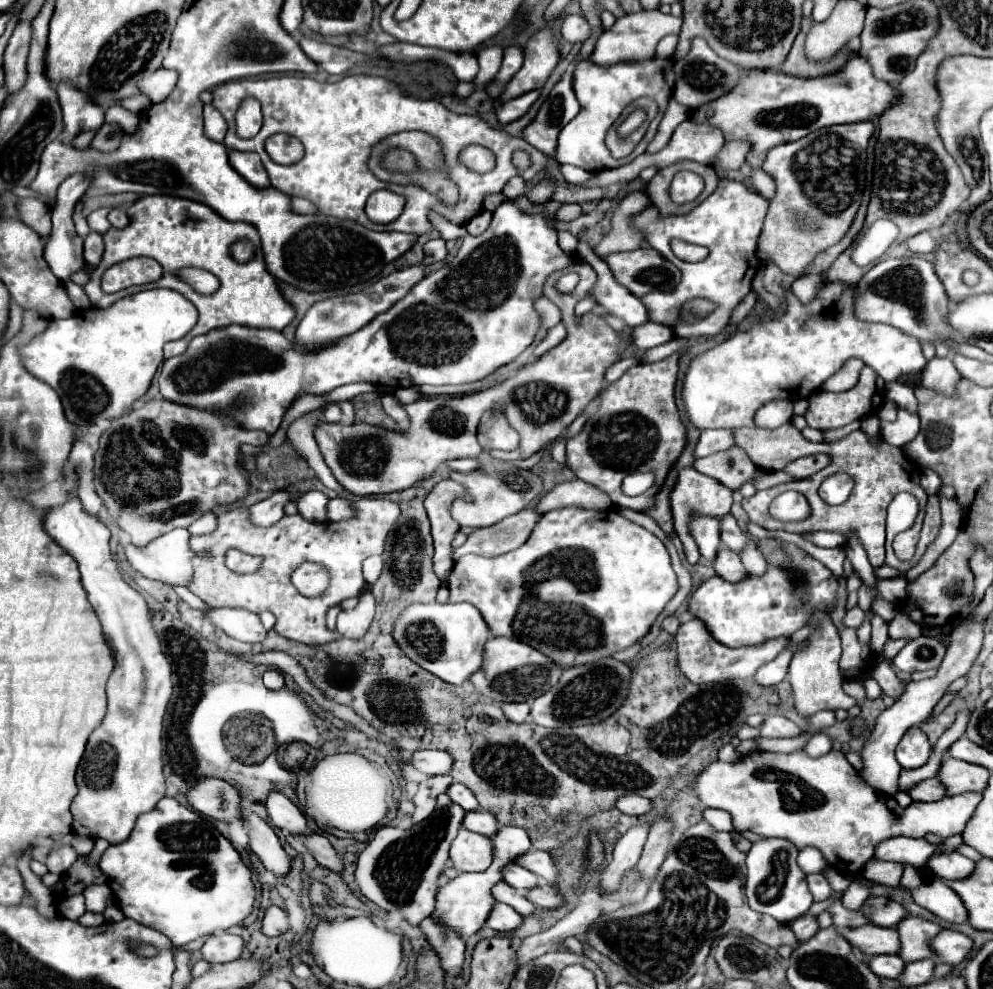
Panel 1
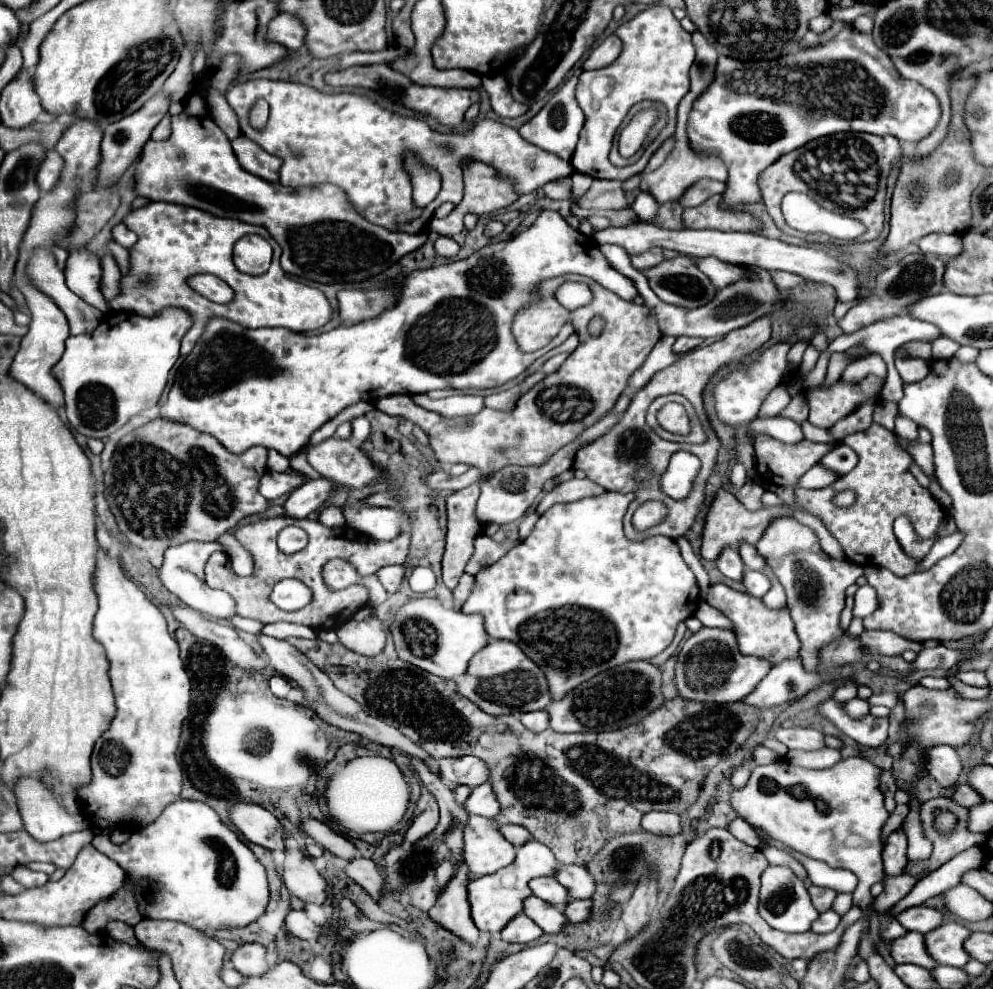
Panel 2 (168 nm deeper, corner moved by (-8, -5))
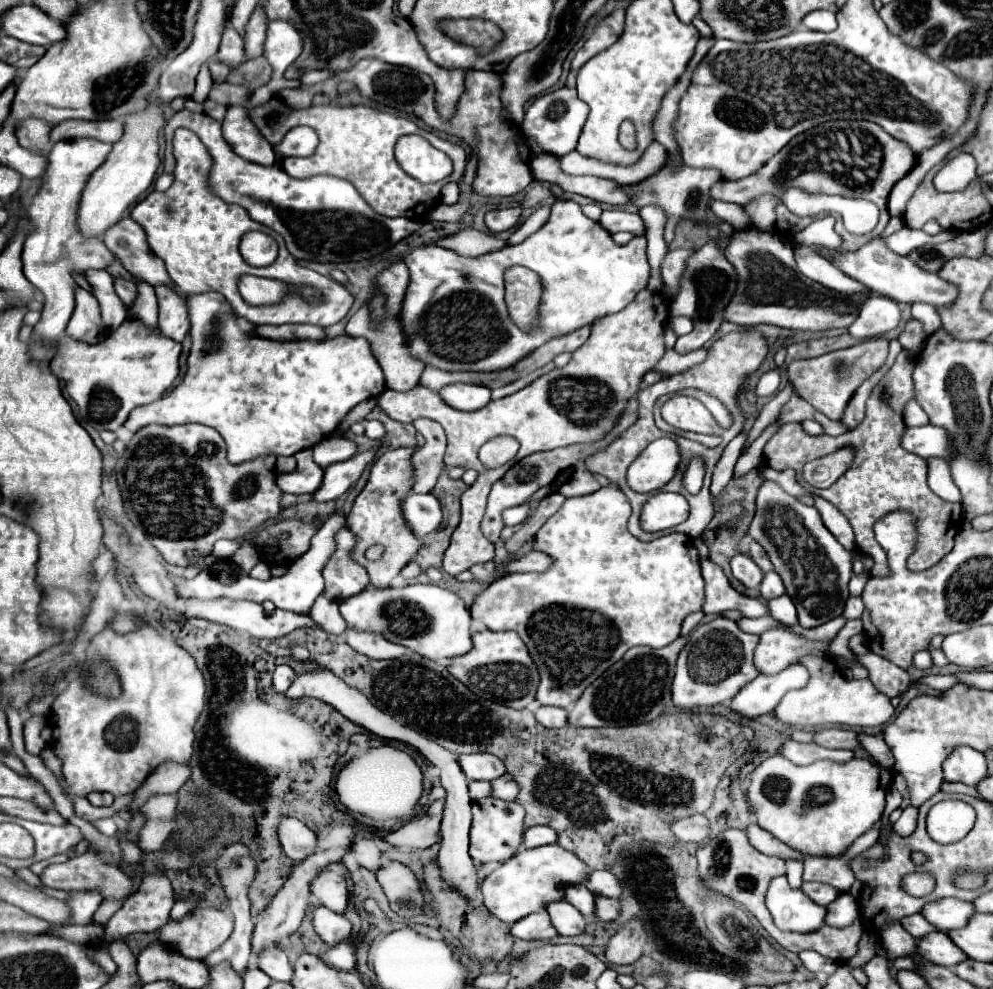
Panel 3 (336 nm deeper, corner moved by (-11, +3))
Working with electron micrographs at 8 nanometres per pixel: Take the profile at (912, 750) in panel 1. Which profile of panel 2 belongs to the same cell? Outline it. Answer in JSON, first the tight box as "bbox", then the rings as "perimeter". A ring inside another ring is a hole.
{"bbox":[926,746,962,788],"perimeter":[[[934,746],[926,752],[926,770],[934,776],[940,786],[954,788],[962,772],[962,762],[954,748]]]}

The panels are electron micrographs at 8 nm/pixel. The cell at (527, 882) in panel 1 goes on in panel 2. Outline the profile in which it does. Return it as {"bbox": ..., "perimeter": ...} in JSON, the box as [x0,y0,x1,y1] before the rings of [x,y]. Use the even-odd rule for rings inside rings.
{"bbox":[530,878,570,908],"perimeter":[[[534,878],[534,882],[530,882],[530,888],[534,890],[534,896],[550,902],[552,906],[564,908],[570,902],[568,890],[556,882],[556,878]]]}

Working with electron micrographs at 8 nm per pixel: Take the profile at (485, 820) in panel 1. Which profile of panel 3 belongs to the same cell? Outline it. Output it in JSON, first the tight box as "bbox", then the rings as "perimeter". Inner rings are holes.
{"bbox":[523,826,557,848],"perimeter":[[[531,826],[525,830],[523,834],[523,844],[525,848],[535,848],[535,846],[543,846],[543,844],[553,844],[557,842],[557,834],[553,828],[549,826]]]}

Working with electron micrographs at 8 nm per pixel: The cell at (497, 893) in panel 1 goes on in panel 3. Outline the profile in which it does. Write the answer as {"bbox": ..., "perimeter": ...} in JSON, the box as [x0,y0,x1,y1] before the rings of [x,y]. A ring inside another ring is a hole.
{"bbox":[545,900,587,936],"perimeter":[[[565,900],[563,902],[549,902],[549,906],[545,906],[545,910],[547,910],[555,930],[559,934],[563,934],[563,936],[581,934],[585,930],[585,926],[587,926],[585,916]]]}

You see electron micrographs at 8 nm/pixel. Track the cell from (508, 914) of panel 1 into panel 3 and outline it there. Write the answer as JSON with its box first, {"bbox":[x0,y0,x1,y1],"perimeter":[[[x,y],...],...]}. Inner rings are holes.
{"bbox":[511,912,557,940],"perimeter":[[[537,912],[511,924],[511,934],[521,940],[549,940],[557,936],[557,930],[545,912]]]}

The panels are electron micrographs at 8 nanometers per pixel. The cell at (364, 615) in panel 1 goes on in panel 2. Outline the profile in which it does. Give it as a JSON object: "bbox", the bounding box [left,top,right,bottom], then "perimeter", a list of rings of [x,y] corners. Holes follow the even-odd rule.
{"bbox":[336,618,386,656],"perimeter":[[[378,618],[362,620],[362,622],[346,622],[336,628],[338,640],[348,650],[362,656],[378,656],[386,644],[386,630]]]}

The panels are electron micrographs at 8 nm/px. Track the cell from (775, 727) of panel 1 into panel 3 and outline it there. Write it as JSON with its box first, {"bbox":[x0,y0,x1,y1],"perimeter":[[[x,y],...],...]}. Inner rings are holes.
{"bbox":[813,728,859,750],"perimeter":[[[843,728],[817,730],[817,732],[813,732],[813,742],[817,742],[819,746],[825,746],[825,748],[847,748],[847,750],[859,748],[857,734],[851,730],[843,730]]]}

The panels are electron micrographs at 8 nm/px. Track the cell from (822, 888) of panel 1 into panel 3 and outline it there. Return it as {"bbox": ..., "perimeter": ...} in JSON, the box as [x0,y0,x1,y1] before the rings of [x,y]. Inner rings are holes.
{"bbox":[801,882,839,906],"perimeter":[[[803,882],[801,890],[803,890],[813,902],[817,902],[819,906],[829,906],[829,904],[839,896],[839,892],[837,892],[833,886],[821,884],[821,882]]]}

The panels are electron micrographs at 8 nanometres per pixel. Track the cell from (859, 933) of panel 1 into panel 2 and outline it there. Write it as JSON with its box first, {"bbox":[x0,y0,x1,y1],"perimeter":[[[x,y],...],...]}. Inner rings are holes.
{"bbox":[890,932,938,970],"perimeter":[[[908,932],[906,936],[890,942],[890,954],[898,964],[908,962],[908,964],[922,966],[926,970],[932,970],[938,966],[938,962],[934,962],[934,958],[930,958],[926,950],[924,936],[918,932]]]}

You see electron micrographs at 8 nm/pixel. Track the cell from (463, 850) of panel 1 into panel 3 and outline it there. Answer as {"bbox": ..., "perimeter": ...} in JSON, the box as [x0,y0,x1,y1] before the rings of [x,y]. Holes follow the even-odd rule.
{"bbox":[469,798,525,862],"perimeter":[[[481,798],[473,802],[471,822],[471,846],[469,856],[475,862],[505,862],[509,860],[523,842],[523,816],[525,810],[517,802],[503,802],[497,798]]]}

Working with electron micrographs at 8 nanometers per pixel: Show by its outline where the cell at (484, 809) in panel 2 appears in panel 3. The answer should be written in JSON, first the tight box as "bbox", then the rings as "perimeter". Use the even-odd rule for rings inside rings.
{"bbox":[491,774,519,800],"perimeter":[[[503,774],[501,778],[491,780],[491,796],[501,798],[501,800],[515,800],[519,792],[519,786],[513,782],[509,774]]]}

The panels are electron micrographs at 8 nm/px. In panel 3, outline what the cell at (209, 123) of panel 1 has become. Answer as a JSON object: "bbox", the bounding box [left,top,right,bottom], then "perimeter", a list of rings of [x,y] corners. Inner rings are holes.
{"bbox":[209,62,229,82],"perimeter":[[[209,62],[209,68],[211,68],[213,82],[225,82],[227,80],[229,68],[225,64],[221,64],[221,62]]]}

